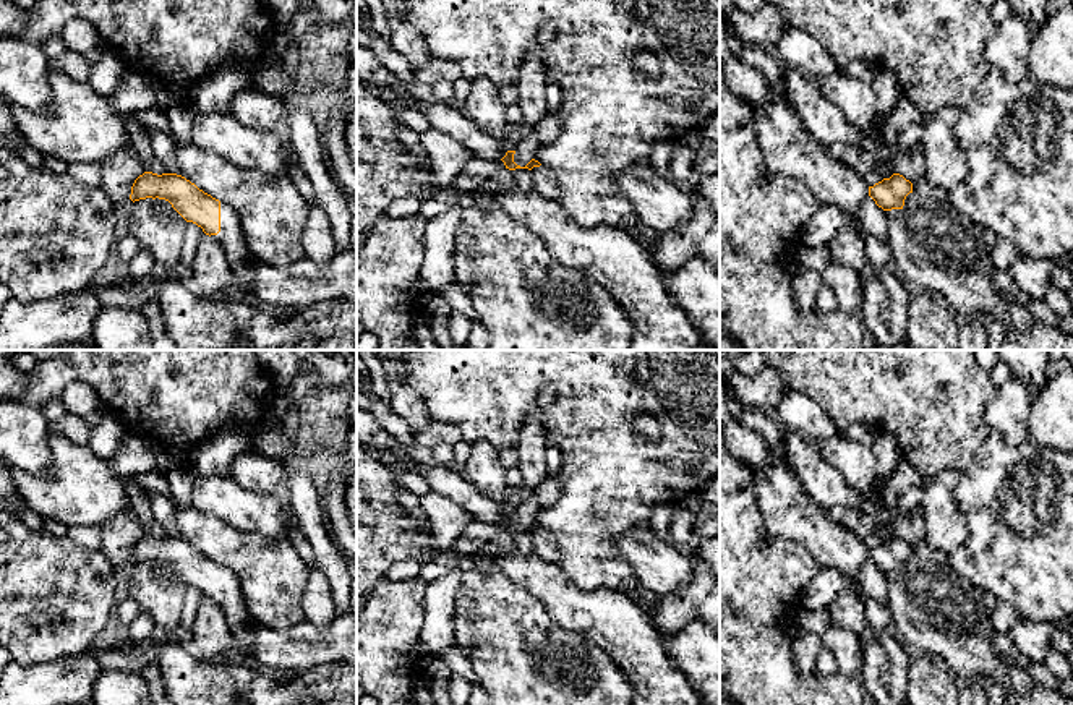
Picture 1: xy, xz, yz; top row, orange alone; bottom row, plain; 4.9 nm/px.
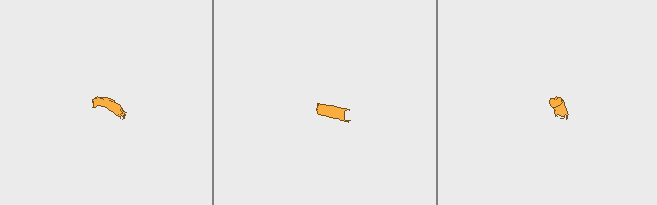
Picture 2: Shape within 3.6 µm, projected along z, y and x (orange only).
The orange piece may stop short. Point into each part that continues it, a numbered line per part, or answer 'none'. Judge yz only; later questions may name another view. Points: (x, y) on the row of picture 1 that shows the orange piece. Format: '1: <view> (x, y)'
none

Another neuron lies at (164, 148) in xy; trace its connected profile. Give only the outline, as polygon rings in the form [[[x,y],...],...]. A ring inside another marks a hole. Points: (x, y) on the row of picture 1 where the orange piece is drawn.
[[[160,130],[149,131],[149,143],[156,160],[164,169],[164,173],[177,173],[177,144],[172,135]]]

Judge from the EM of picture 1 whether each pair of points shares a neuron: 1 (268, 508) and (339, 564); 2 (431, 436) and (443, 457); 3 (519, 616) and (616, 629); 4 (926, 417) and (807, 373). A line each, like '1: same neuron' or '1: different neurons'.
1: different neurons
2: different neurons
3: different neurons
4: same neuron

